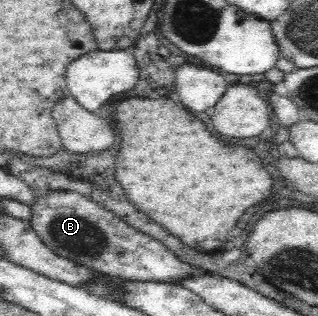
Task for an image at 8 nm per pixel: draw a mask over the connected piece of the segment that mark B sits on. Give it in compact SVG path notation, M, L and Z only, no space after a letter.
M53 190L36 196L36 200L27 205L31 207L31 218L27 221L49 250L60 258L71 260L101 275L122 280L173 283L175 279L204 273L201 269L182 262L163 243L135 230L114 212L105 210L83 194Z

